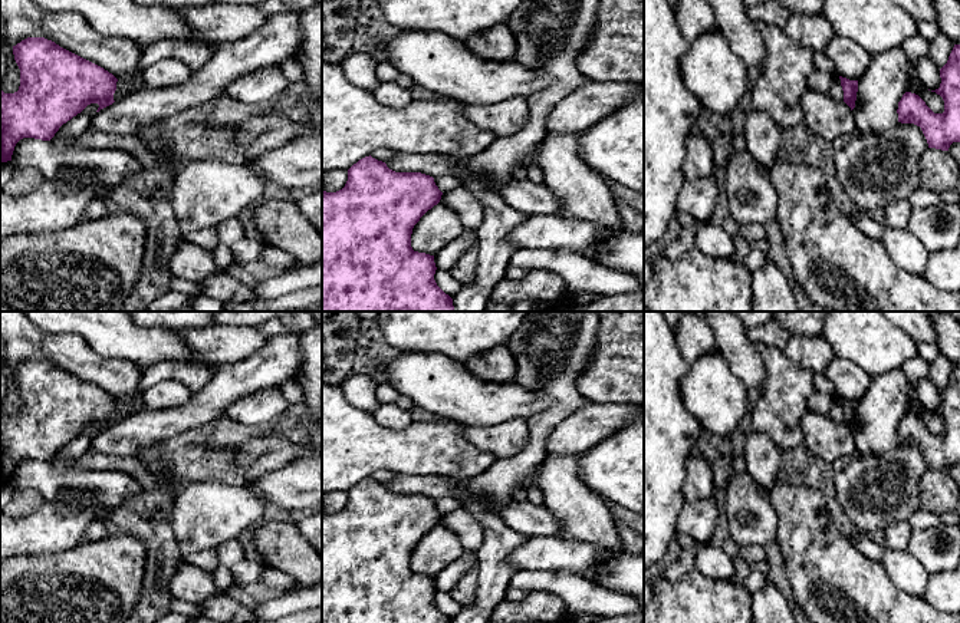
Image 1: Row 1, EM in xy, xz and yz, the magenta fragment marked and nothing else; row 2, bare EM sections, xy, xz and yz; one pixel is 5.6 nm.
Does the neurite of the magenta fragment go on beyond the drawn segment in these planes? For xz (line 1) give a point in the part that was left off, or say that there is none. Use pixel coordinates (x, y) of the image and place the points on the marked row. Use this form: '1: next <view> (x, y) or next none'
1: next none

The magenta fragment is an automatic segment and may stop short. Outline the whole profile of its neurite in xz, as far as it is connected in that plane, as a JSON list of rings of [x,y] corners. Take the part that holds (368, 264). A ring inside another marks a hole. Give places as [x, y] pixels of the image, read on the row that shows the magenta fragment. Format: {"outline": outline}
{"outline": [[[371,155],[348,169],[342,189],[322,189],[322,312],[454,312],[453,299],[434,280],[434,256],[411,247],[414,225],[440,202],[441,195],[433,177],[395,172]]]}

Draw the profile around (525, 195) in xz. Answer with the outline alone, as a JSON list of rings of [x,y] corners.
[[[512,178],[499,188],[503,200],[526,215],[555,214],[562,207],[559,197],[545,182]]]

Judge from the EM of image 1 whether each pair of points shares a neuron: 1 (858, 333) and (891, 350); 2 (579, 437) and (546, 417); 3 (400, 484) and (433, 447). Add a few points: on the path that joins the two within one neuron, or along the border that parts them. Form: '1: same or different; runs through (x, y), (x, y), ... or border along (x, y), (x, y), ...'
1: same; runs through (867, 338), (875, 345), (883, 346)
2: different; border along (587, 404), (568, 414), (549, 432), (546, 452)
3: different; border along (397, 472), (443, 475)

